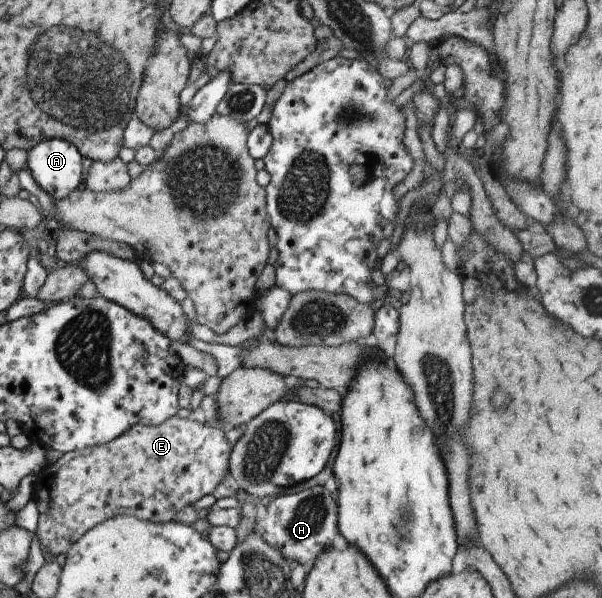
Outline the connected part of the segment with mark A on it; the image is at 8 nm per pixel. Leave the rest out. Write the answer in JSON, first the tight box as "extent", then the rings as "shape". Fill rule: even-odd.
{"extent":[27,140,82,200],"shape":[[[40,140],[28,148],[27,168],[38,187],[56,200],[72,193],[82,179],[82,156],[66,140]]]}

